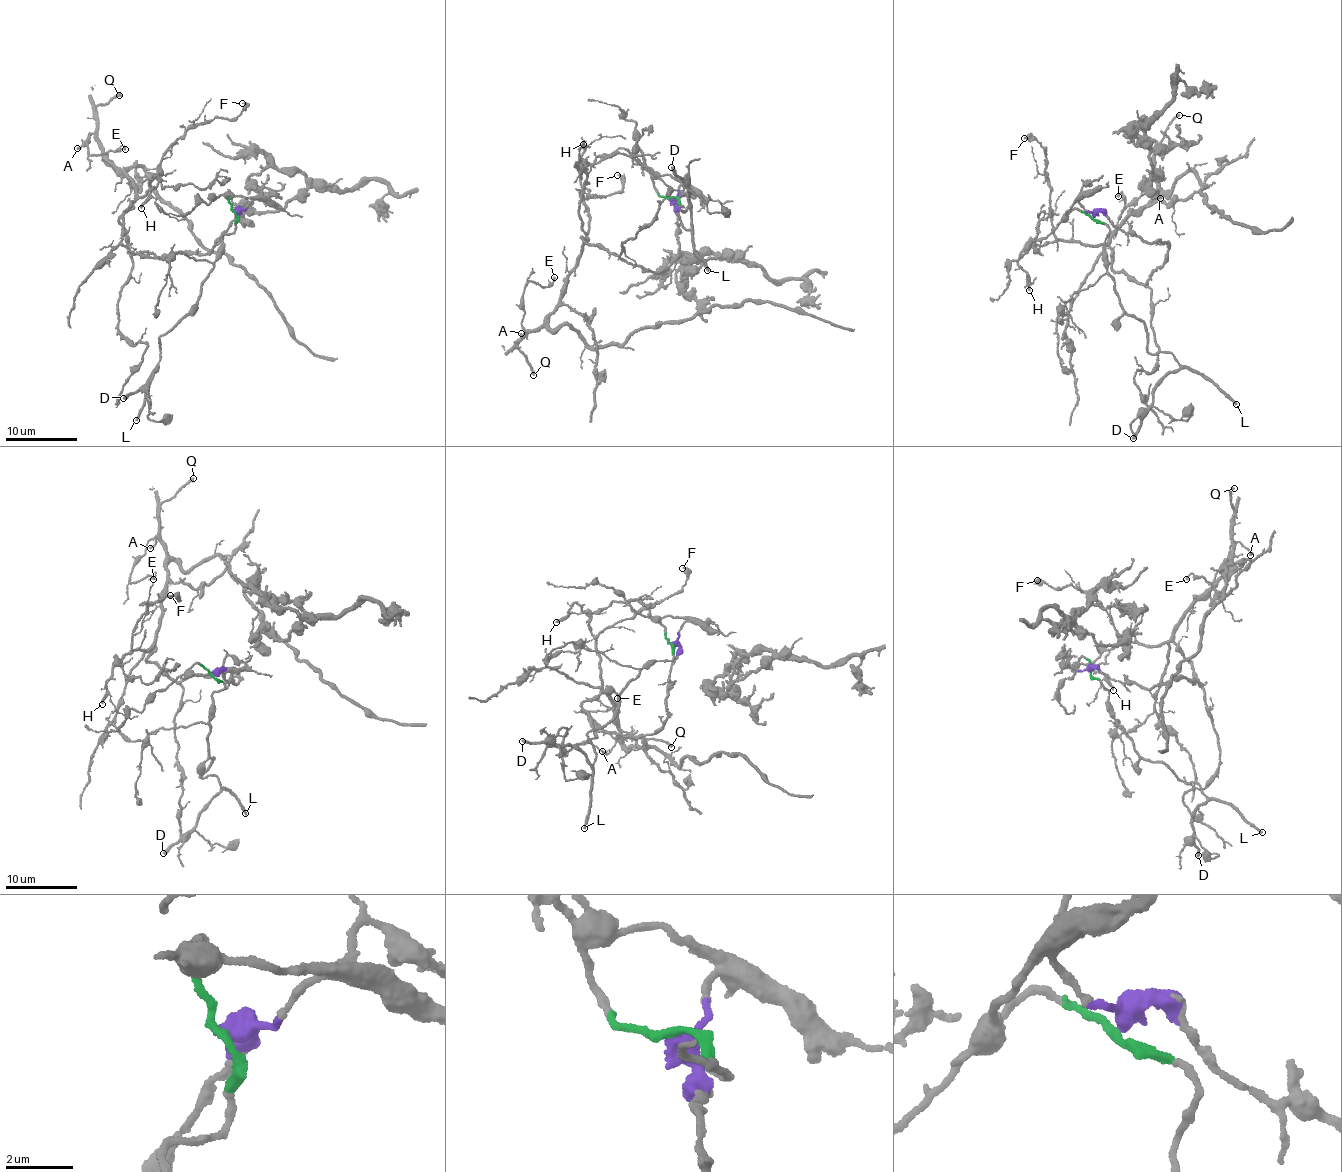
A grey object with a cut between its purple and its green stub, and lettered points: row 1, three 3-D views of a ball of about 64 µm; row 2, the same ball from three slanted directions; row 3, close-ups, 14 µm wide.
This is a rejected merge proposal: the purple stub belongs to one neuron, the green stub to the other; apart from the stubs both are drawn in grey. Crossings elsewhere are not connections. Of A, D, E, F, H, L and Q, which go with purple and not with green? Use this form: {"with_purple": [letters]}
{"with_purple": ["A", "E", "F", "H", "Q"]}

